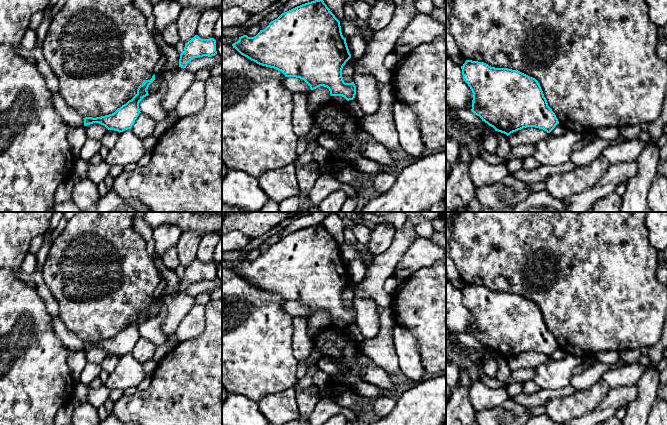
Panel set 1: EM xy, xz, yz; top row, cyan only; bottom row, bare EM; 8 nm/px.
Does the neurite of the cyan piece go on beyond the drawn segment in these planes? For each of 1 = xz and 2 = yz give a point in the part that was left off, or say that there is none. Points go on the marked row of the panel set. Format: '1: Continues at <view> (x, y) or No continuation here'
1: No continuation here
2: No continuation here

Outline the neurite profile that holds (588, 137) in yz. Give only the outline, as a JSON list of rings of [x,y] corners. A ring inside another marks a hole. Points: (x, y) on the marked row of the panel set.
[[[589,132],[586,133],[584,135],[582,135],[582,138],[580,141],[576,142],[573,147],[572,147],[572,151],[577,151],[579,149],[581,149],[583,146],[589,144],[590,142],[592,142],[595,138],[596,138],[596,134],[594,132]]]

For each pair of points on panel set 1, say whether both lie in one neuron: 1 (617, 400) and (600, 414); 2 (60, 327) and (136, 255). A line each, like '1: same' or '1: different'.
1: same
2: different

